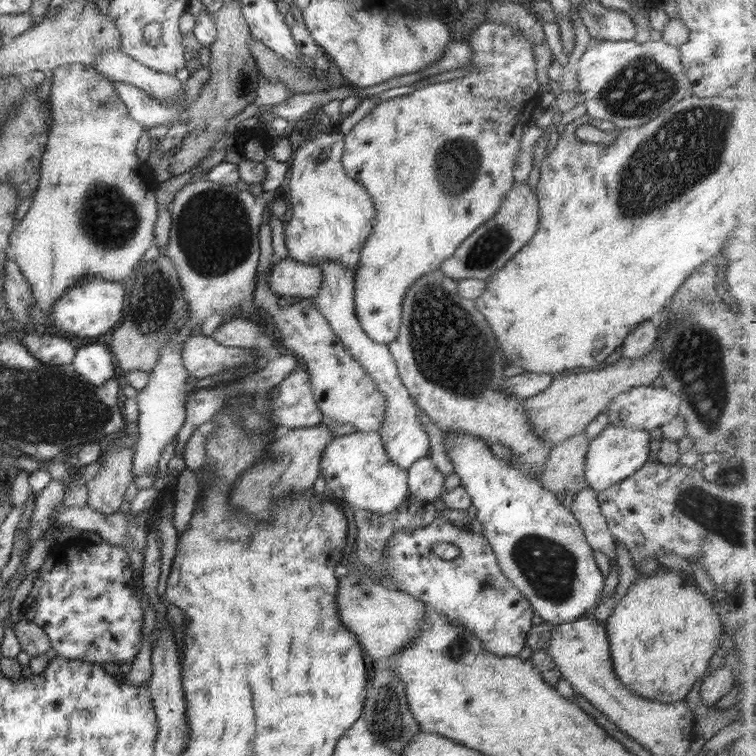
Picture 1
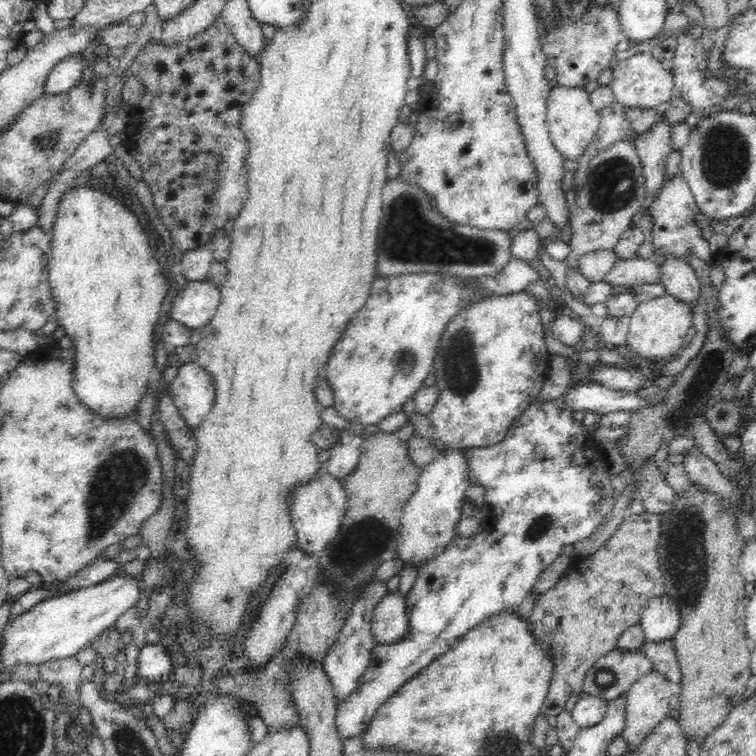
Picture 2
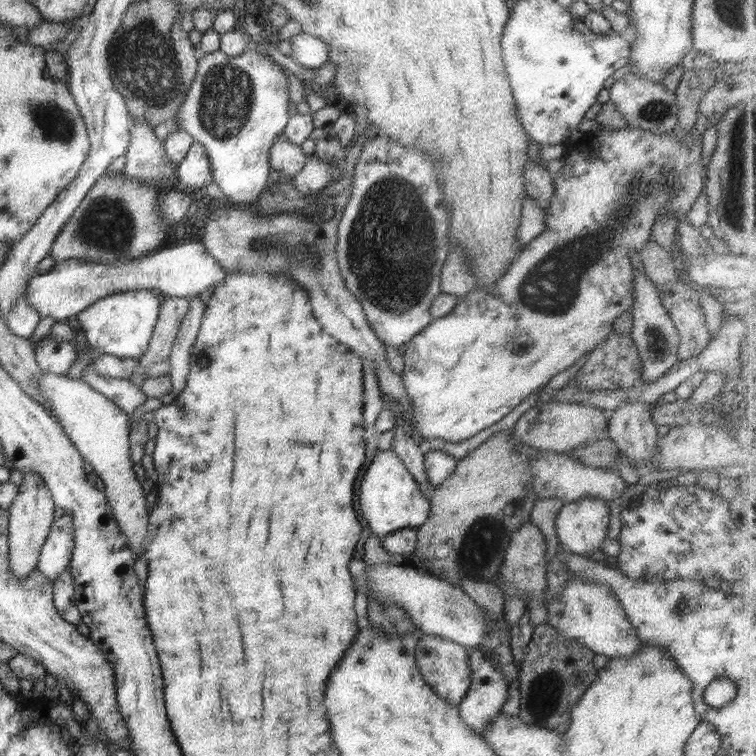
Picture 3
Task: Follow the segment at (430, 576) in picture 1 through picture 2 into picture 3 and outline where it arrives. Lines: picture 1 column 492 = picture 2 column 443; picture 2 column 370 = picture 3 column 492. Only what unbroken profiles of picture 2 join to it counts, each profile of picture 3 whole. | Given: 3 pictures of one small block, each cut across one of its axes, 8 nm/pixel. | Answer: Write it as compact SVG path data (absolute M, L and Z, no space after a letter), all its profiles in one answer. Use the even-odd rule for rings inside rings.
M477 648L470 649L469 667L470 671L472 671L472 682L470 690L466 691L458 708L463 721L480 736L483 736L483 730L486 725L502 713L508 695L509 688L508 684L506 684L506 676L496 668L497 662L498 659L484 656L482 650Z

